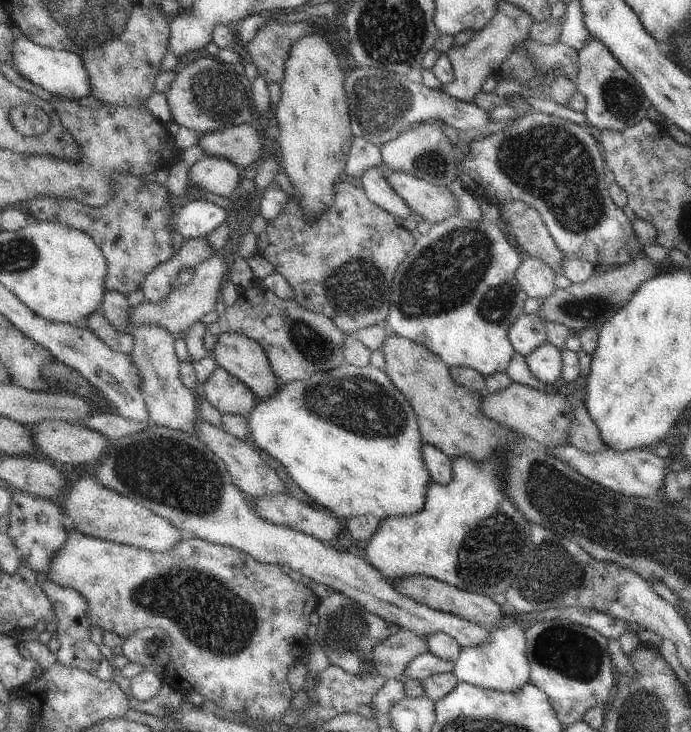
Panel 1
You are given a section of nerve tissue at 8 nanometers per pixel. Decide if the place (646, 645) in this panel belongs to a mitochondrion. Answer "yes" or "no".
no

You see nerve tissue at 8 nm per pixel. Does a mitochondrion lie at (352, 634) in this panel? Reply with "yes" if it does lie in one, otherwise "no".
yes

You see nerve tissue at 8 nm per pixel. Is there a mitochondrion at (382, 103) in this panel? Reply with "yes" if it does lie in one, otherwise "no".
yes

